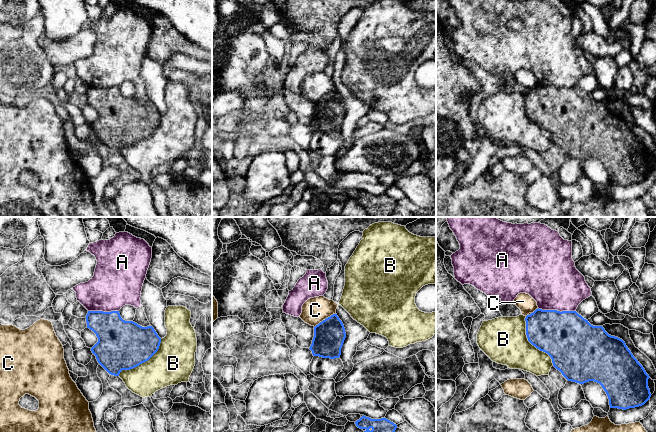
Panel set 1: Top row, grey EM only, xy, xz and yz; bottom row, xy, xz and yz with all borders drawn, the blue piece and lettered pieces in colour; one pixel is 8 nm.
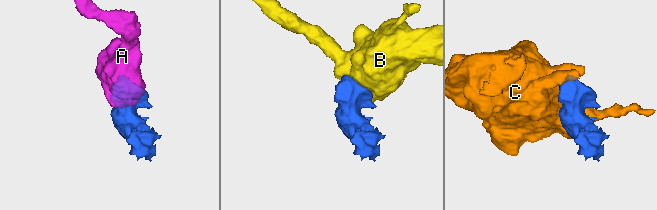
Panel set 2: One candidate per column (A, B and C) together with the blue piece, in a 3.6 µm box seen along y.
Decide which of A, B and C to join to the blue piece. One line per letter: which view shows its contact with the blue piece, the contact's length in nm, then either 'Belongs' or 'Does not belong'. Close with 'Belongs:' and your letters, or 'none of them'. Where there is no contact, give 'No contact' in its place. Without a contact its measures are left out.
A: Touches blue in yz. Shared border 300 nm. Does not belong
B: Touches blue in yz. Shared border 460 nm. Does not belong
C: Touches blue in xz. Shared border 200 nm. Does not belong
Belongs: none of them

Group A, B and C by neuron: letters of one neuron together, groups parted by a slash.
A / B / C

